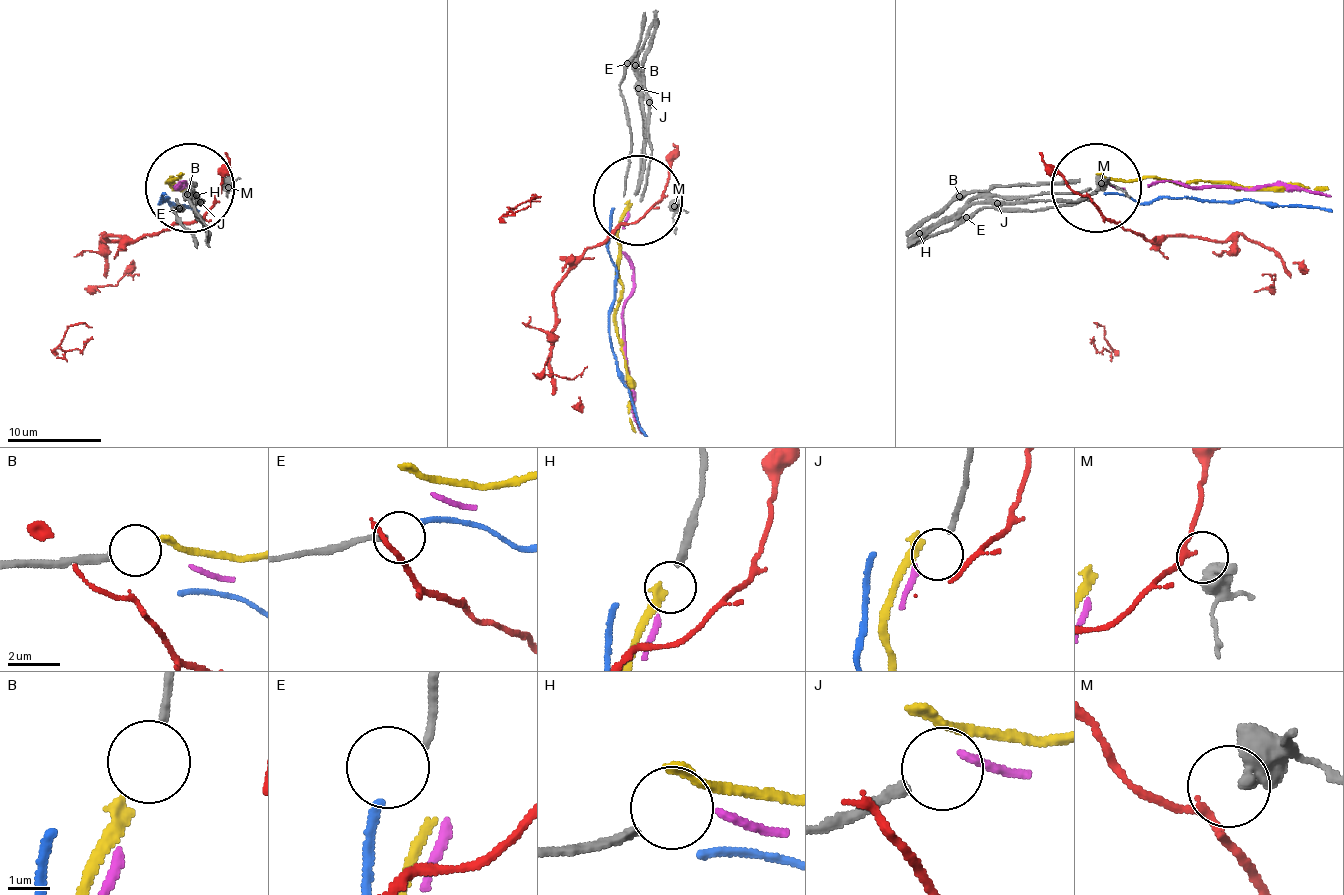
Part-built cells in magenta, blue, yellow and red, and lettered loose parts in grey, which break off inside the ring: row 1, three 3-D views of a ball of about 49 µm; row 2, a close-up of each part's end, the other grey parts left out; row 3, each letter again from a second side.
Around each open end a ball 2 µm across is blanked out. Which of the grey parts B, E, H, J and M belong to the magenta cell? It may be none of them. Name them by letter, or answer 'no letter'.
H

